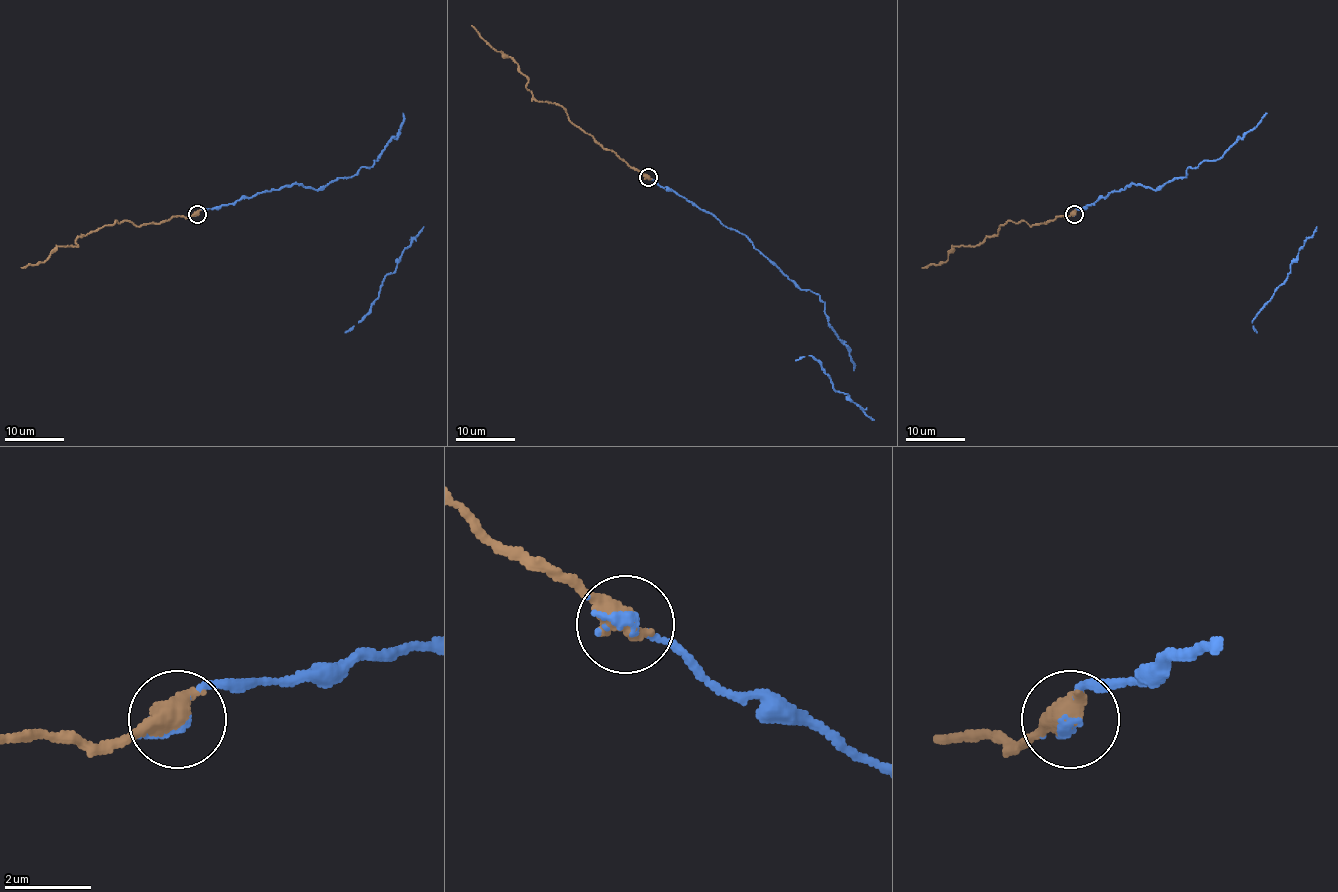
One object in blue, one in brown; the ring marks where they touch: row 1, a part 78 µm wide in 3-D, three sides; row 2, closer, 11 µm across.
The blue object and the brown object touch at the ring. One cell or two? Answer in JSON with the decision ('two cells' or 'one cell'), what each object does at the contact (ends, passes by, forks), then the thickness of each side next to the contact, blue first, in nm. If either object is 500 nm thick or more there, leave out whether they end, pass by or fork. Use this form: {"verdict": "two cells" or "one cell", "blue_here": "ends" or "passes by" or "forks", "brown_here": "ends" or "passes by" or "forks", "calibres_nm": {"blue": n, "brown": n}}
{"verdict": "one cell", "calibres_nm": {"blue": 130, "brown": 650}}

